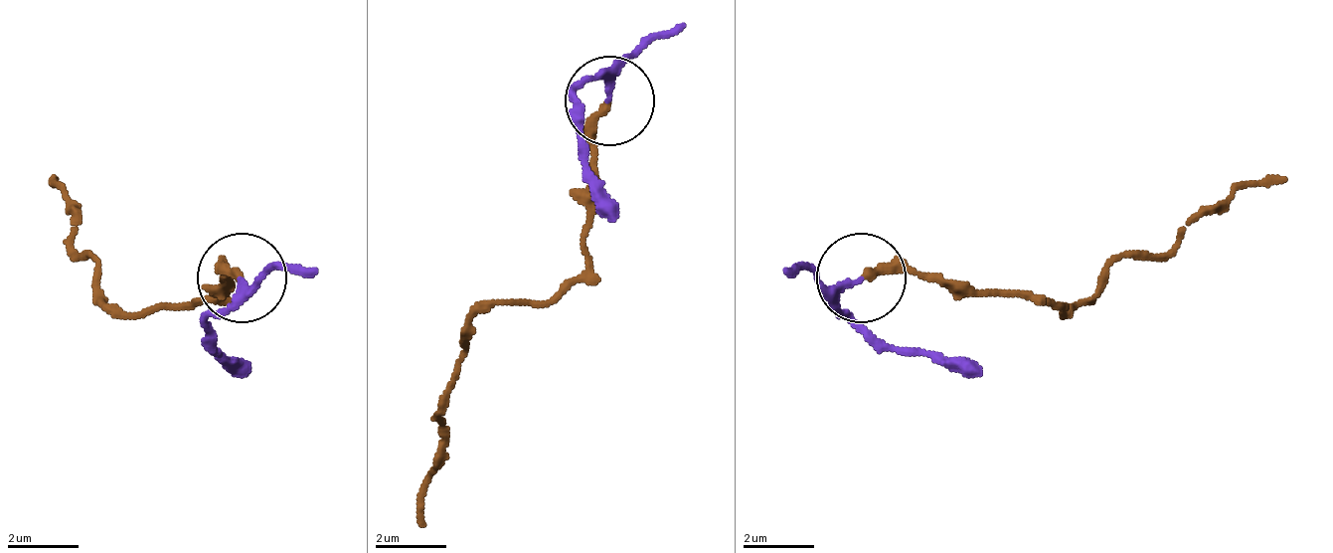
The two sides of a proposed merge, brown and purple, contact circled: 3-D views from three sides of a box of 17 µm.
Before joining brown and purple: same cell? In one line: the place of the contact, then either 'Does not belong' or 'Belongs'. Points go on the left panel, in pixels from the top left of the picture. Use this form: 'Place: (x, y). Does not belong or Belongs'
Place: (242, 277). Belongs

